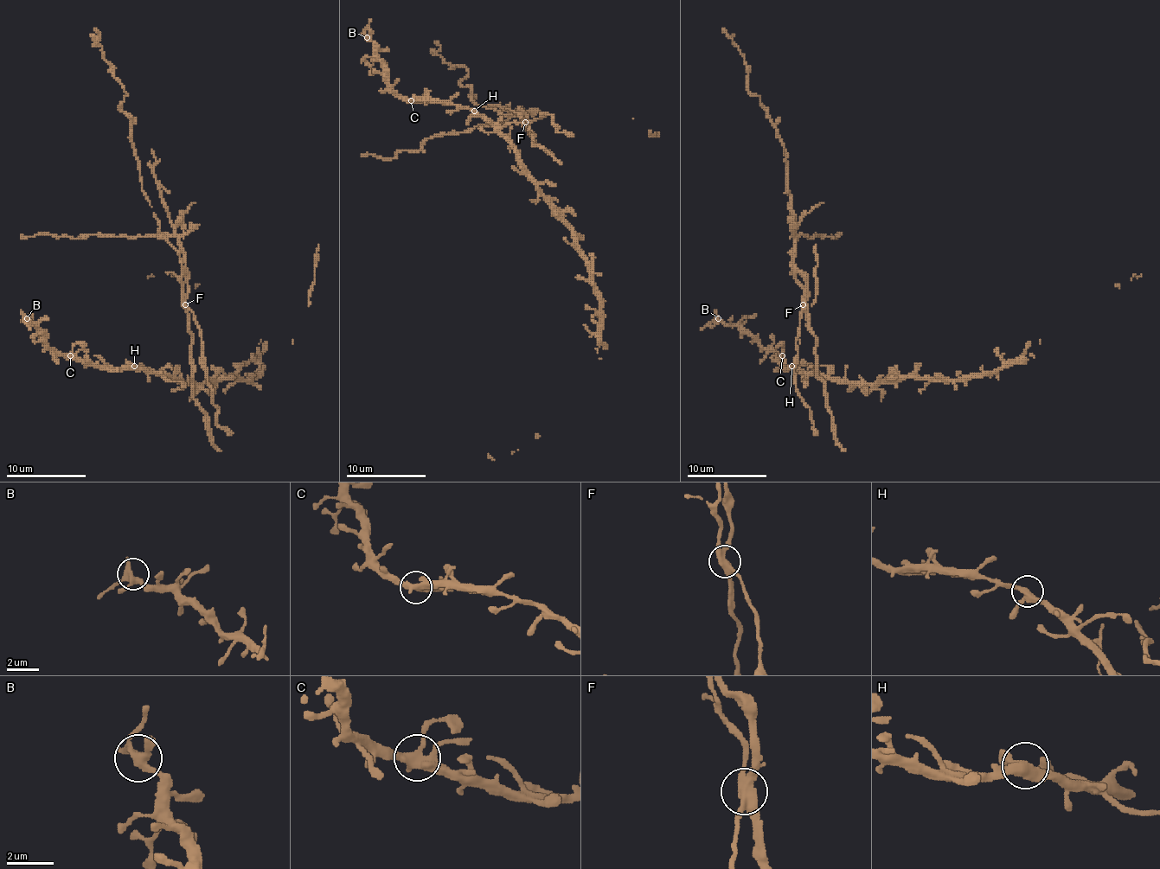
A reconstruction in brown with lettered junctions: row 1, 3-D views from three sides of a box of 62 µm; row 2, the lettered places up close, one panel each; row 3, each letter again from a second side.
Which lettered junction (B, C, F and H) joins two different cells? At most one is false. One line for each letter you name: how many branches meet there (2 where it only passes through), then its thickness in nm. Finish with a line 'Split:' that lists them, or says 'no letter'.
F: 4 | 360 nm
Split: F

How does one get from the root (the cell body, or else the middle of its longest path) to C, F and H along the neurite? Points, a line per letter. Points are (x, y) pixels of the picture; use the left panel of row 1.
C: (163, 377), (142, 369), (106, 369), (84, 366), (70, 355)
F: (163, 377), (169, 381), (185, 383), (191, 377), (191, 332), (185, 303)
H: (163, 377), (137, 369), (134, 366)

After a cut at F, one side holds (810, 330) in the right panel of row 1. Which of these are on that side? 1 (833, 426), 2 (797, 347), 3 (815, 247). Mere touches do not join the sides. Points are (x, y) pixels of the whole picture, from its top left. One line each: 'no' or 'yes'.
1: yes
2: no
3: no

